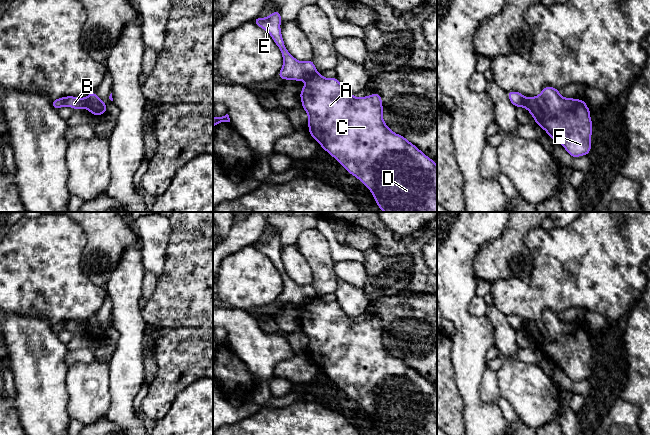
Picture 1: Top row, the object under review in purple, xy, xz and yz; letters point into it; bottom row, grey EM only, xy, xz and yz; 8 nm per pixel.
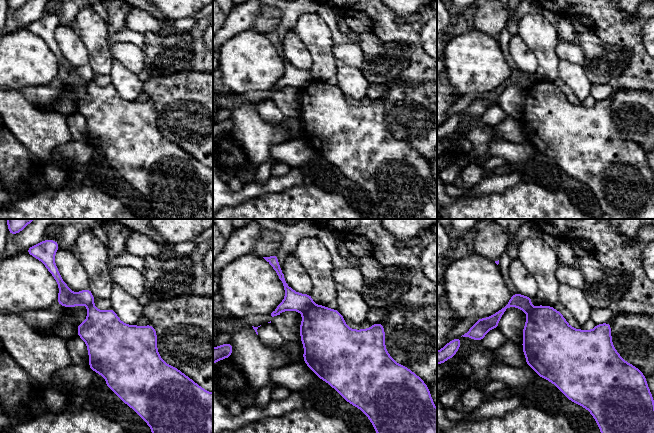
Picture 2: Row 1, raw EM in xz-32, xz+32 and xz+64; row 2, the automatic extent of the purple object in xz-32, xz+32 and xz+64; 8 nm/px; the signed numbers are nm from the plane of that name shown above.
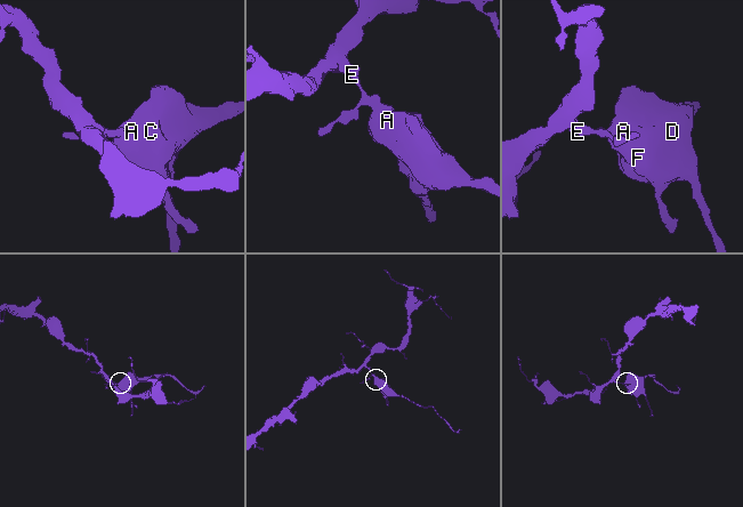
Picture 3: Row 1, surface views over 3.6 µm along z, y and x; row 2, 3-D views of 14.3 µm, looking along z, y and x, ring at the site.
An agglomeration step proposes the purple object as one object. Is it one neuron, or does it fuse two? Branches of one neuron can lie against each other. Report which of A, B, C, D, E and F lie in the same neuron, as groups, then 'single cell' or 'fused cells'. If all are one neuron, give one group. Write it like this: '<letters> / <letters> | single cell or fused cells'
A C D F / B E | fused cells

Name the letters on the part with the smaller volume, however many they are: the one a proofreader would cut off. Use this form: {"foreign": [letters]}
{"foreign": ["A", "C", "D", "F"]}

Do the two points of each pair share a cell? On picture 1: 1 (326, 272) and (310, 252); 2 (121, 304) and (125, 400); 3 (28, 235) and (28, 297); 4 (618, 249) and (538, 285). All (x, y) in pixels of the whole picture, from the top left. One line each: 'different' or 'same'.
1: same
2: same
3: same
4: same

